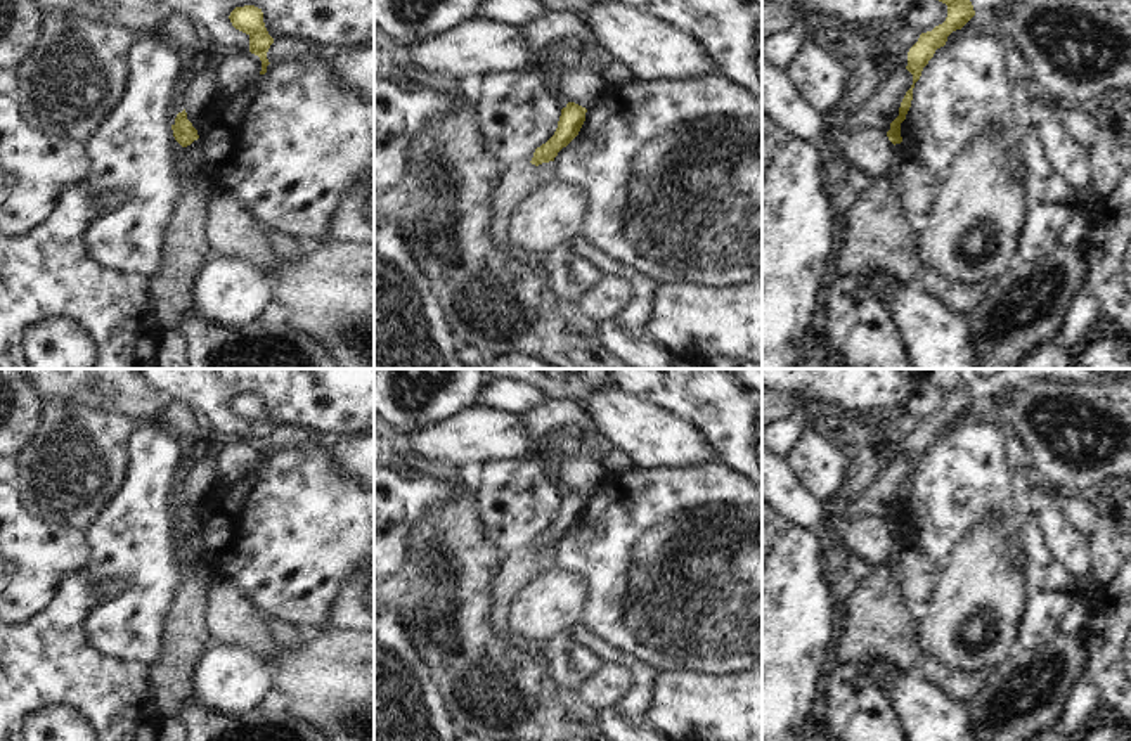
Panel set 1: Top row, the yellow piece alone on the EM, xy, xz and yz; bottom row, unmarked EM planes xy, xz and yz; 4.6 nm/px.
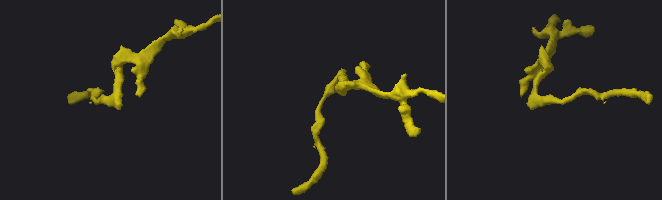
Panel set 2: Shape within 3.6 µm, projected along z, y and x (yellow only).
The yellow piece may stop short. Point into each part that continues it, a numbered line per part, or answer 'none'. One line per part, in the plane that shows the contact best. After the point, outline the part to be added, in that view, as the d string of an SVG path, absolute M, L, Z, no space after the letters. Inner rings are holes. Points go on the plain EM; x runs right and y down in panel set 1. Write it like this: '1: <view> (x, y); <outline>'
none

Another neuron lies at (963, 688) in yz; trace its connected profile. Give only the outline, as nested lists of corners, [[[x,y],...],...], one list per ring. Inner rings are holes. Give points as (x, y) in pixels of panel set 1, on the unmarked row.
[[[921,661],[918,672],[965,705],[970,705],[980,694],[987,679],[977,675],[951,673],[944,667],[930,661]]]

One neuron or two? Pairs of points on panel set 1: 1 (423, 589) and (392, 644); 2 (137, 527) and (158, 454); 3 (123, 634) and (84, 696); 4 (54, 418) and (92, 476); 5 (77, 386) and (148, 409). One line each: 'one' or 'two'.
1: two
2: one
3: two
4: one
5: one

